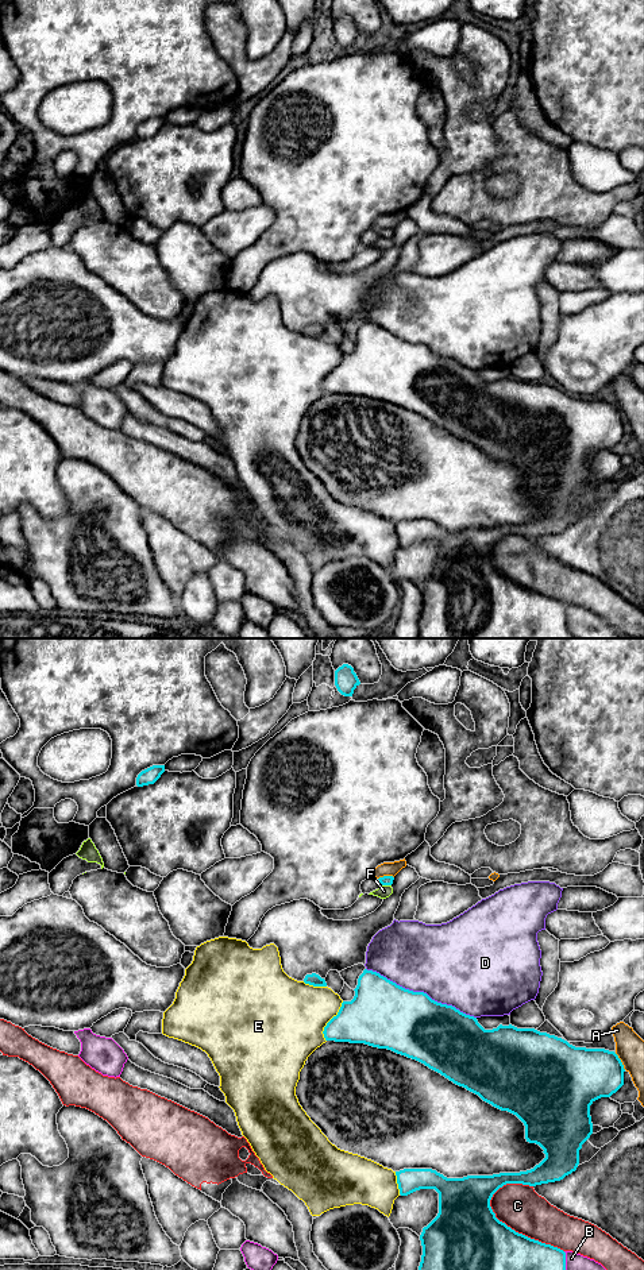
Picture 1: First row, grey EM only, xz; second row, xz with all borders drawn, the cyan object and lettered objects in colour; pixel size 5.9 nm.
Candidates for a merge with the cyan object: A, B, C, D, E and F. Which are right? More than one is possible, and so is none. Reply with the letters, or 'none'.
none

